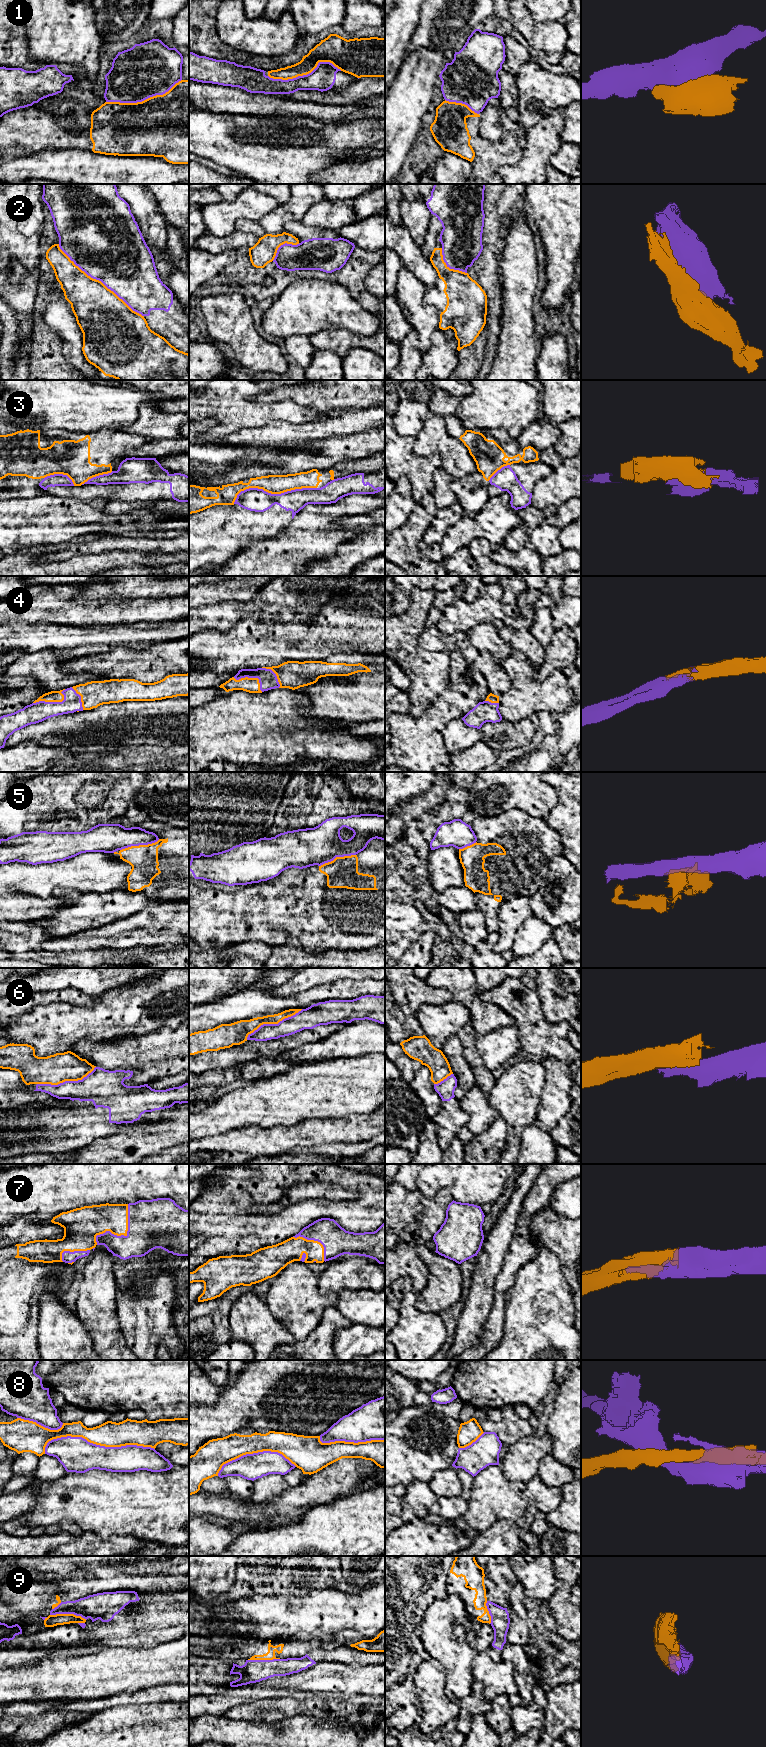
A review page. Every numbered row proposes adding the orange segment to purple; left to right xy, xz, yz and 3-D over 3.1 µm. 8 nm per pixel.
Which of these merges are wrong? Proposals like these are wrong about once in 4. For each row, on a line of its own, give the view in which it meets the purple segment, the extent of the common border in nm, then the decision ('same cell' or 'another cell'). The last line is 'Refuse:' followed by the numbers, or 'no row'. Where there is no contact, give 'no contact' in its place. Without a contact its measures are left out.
1: xy | 650 nm | another cell
2: xy | 900 nm | another cell
3: xz | 700 nm | another cell
4: xy | 280 nm | same cell
5: xy | 340 nm | another cell
6: xy | 500 nm | another cell
7: xy | 420 nm | same cell
8: xy | 900 nm | another cell
9: xy | 300 nm | another cell
Refuse: 1, 2, 3, 5, 6, 8, 9

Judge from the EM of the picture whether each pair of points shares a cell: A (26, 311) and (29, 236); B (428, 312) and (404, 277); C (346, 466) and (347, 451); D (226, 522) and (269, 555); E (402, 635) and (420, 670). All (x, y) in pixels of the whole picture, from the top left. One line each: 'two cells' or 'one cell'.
A: one cell
B: one cell
C: two cells
D: two cells
E: one cell

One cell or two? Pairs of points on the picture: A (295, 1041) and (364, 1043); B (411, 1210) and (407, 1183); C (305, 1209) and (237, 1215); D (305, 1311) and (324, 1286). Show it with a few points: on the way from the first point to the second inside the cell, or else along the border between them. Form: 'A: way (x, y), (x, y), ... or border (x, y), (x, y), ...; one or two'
A: border (333, 1031), (318, 1040), (304, 1043), (290, 1050); two
B: border (395, 1180), (409, 1190), (416, 1189); two
C: way (288, 1223), (254, 1223); one
D: border (317, 1276), (320, 1292), (338, 1295); two

